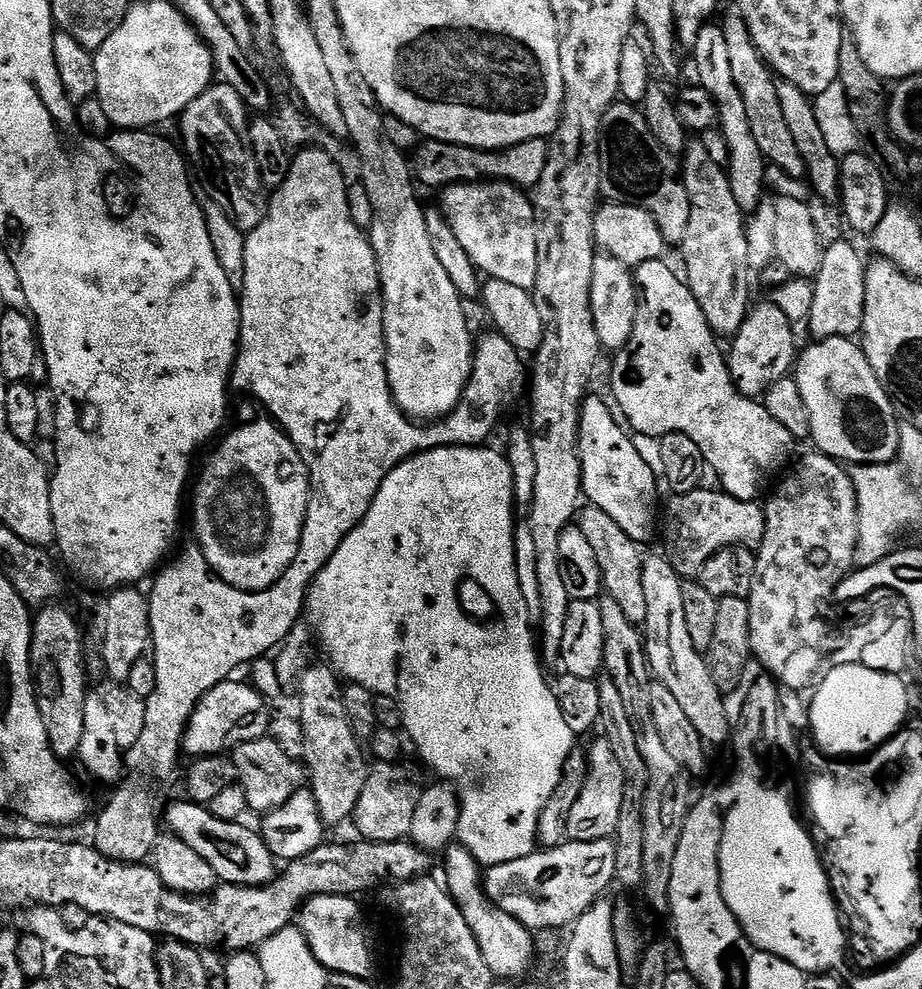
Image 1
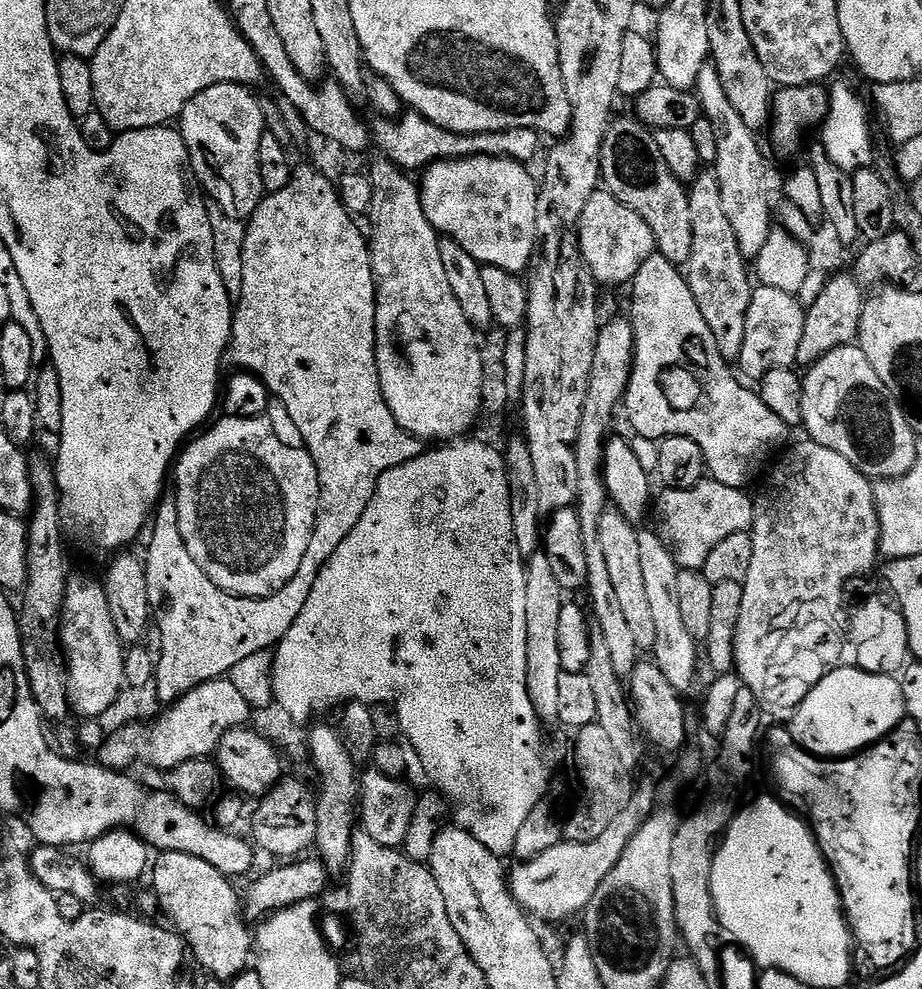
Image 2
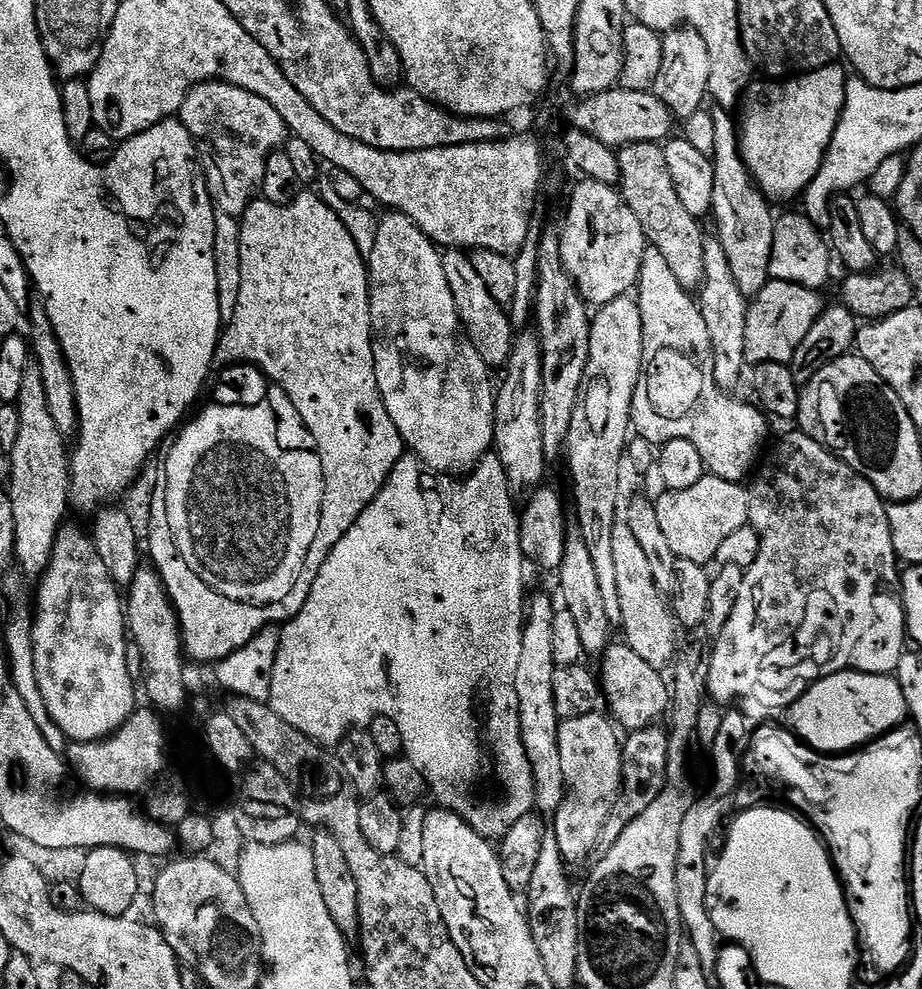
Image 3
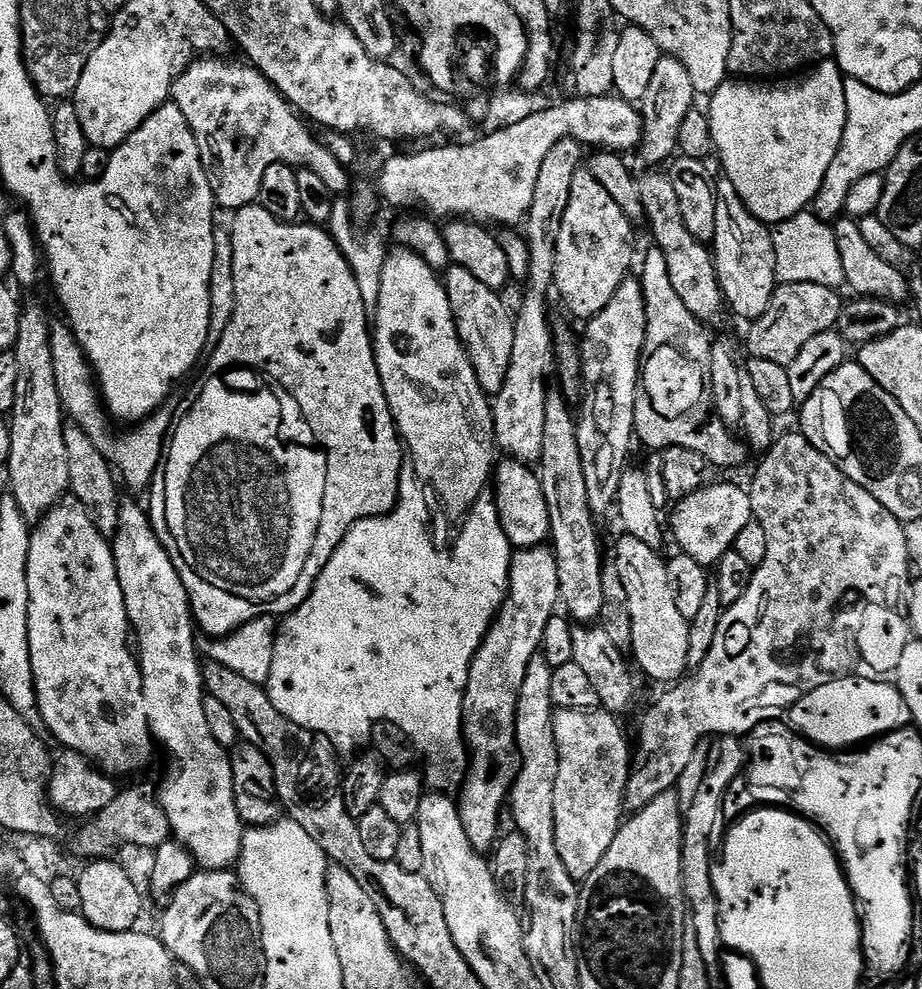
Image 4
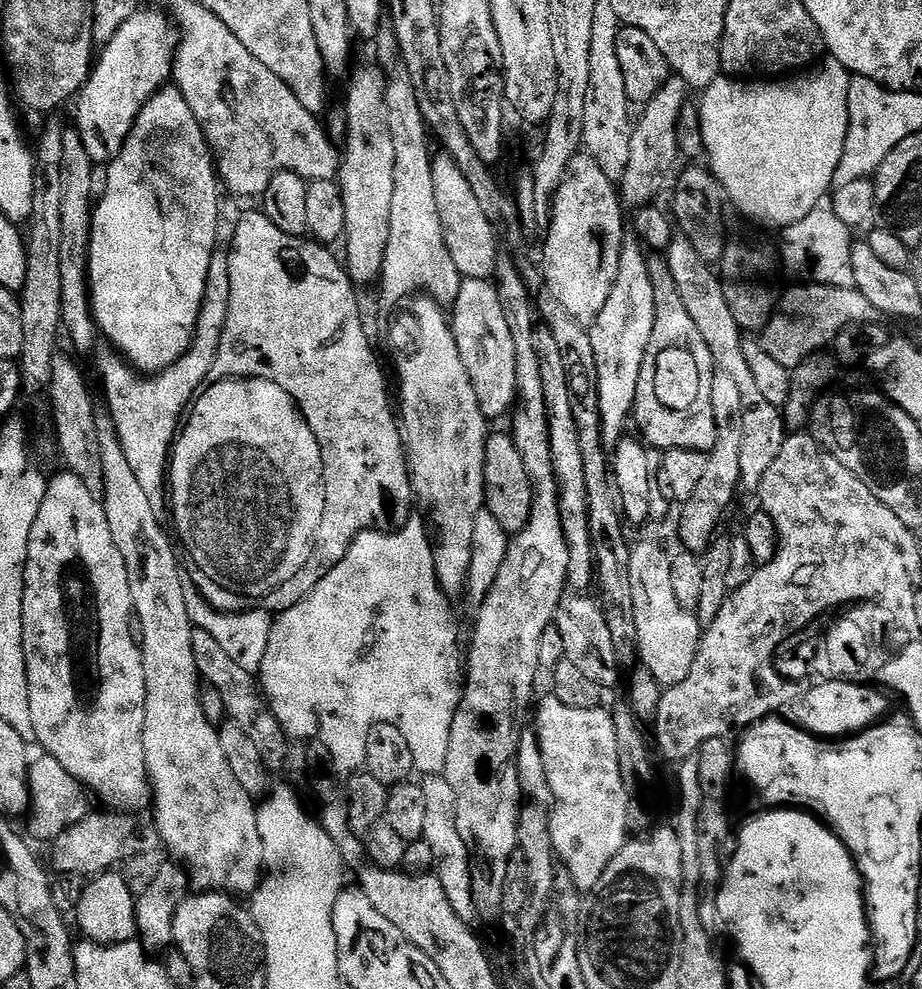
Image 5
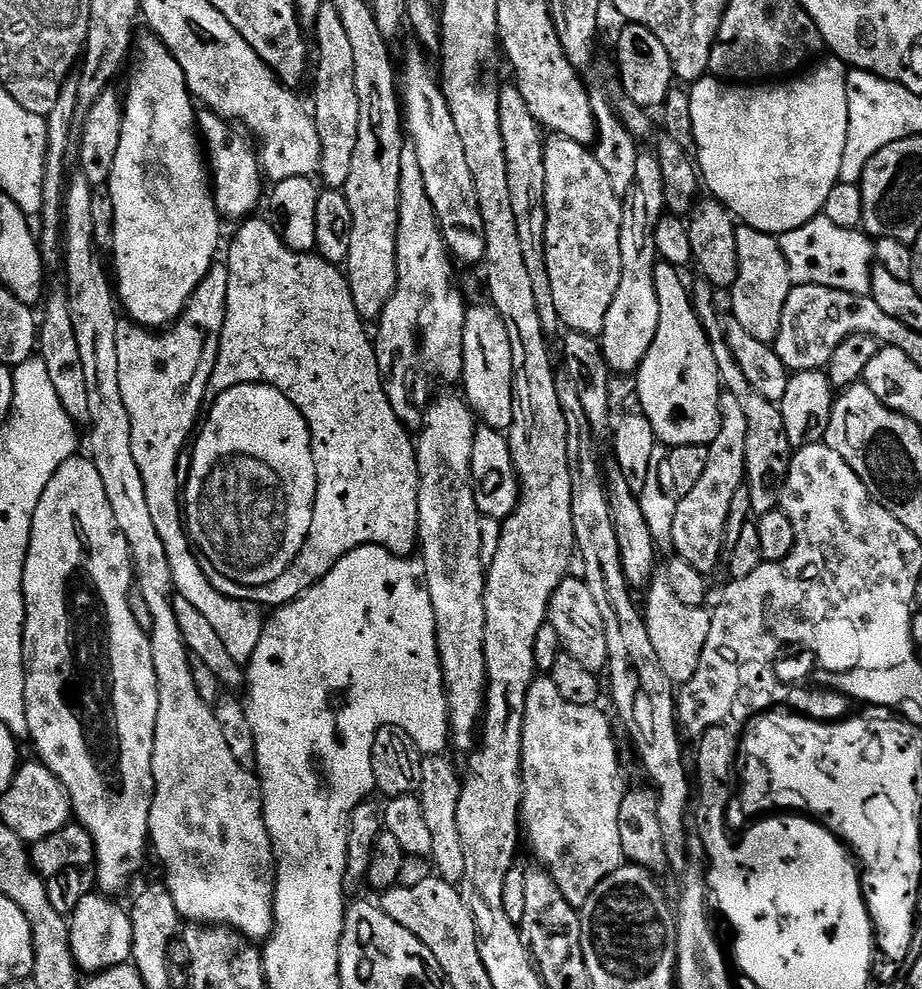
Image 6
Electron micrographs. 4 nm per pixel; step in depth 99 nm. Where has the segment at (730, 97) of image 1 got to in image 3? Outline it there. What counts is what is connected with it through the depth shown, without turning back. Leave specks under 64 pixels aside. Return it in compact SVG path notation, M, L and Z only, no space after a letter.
M739 151L716 156L714 163L714 198L712 212L716 216L716 224L720 242L729 259L730 270L733 271L734 282L738 284L745 296L755 297L768 283L769 264L771 262L772 242L774 238L774 215L768 209L769 201L763 192L756 187L755 180L748 173Z

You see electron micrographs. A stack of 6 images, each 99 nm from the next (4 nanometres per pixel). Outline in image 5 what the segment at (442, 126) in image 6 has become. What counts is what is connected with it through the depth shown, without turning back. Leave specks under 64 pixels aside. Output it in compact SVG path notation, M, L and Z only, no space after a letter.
M447 154L433 155L432 173L438 218L442 218L442 234L446 238L446 250L450 250L450 258L454 258L454 266L458 266L464 280L491 281L496 275L498 235L482 214L481 207L470 190L470 184L458 170L454 158Z

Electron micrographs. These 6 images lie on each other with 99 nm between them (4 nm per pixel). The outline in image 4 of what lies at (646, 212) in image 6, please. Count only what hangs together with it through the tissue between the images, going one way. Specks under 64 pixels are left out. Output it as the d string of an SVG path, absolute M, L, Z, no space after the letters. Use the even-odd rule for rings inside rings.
M661 55L658 66L654 66L650 90L646 90L646 98L642 102L644 132L640 136L638 155L642 163L648 164L644 166L664 166L677 155L682 122L693 110L697 100L694 82L690 82L686 66L682 66L678 58ZM626 278L614 290L614 298L599 314L587 321L588 329L582 332L580 344L581 364L583 366L582 403L576 420L578 450L581 451L582 472L585 474L586 497L589 498L589 510L596 518L613 511L620 485L620 476L629 463L628 451L634 444L636 430L636 406L638 403L638 385L642 380L642 357L644 343L648 333L646 302L639 279Z

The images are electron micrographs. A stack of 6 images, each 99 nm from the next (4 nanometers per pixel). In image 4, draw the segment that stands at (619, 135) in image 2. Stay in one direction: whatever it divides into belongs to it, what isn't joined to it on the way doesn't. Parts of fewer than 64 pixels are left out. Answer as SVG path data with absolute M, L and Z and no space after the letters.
M648 170L644 177L640 176L642 206L645 210L646 227L652 231L651 243L666 254L666 266L670 270L670 283L682 298L682 306L694 314L701 322L716 320L726 312L724 292L716 277L716 262L713 253L690 230L686 230L686 222L682 222L682 210L678 207L678 193L674 191L674 182L670 182L667 174L660 170Z

